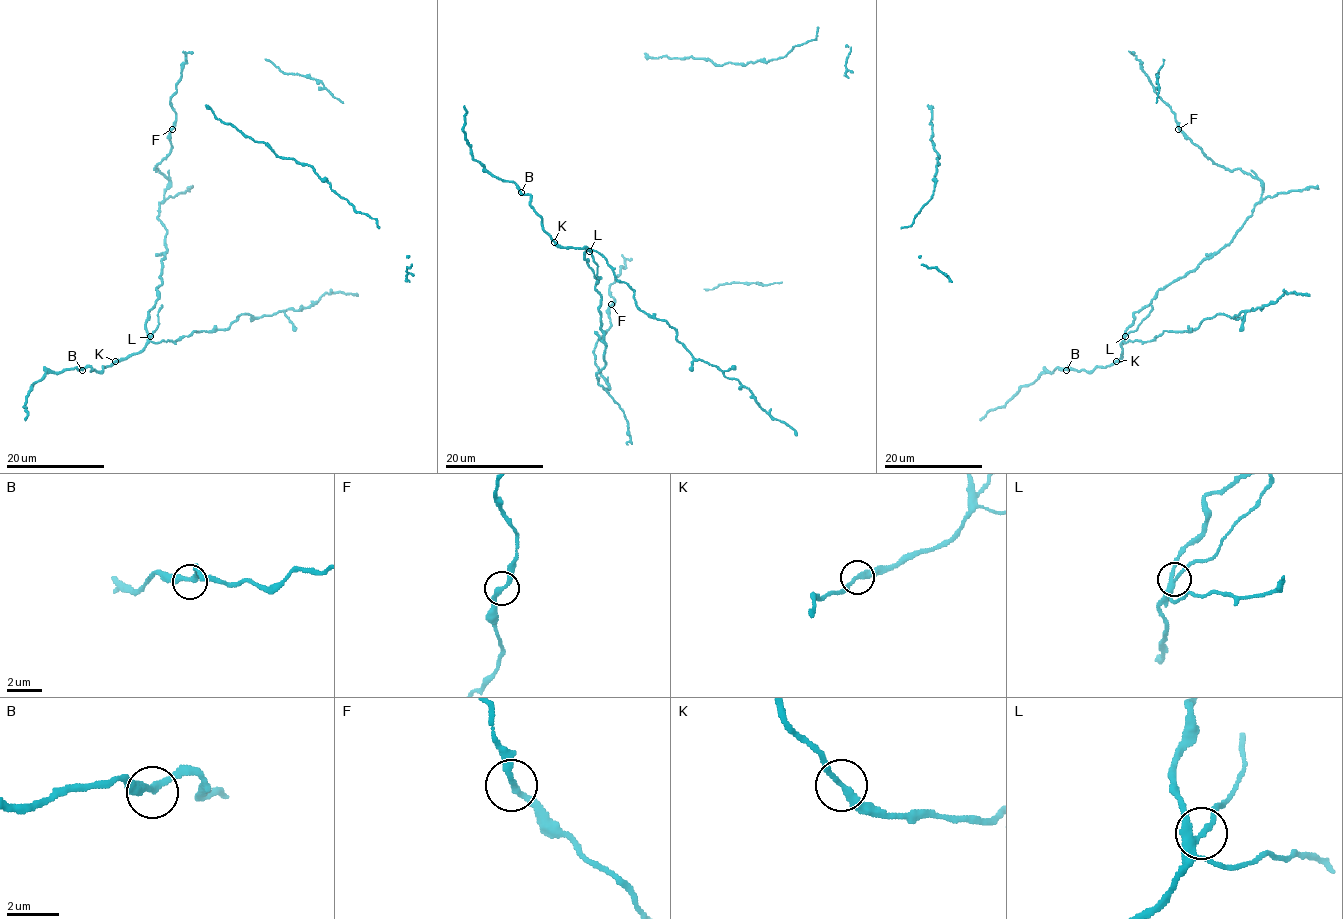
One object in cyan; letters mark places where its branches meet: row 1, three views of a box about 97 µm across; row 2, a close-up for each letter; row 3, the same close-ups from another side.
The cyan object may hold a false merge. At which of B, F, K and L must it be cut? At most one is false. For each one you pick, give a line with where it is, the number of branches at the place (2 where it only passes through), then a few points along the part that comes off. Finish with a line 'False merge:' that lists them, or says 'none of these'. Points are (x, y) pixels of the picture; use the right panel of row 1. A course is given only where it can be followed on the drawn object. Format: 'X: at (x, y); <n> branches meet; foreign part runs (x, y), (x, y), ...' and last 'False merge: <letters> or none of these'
L: at (1125, 336); 4 branches meet; foreign part runs (1124, 337), (1149, 313), (1153, 307), (1150, 305)
False merge: L

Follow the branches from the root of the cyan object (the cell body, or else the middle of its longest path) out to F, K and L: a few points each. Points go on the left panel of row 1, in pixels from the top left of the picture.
F: (162, 161), (172, 148), (172, 129)
K: (162, 161), (154, 168), (169, 184), (159, 203), (167, 251), (158, 299), (146, 319), (147, 344), (115, 361)
L: (162, 161), (154, 168), (169, 180), (158, 216), (167, 231), (167, 251), (158, 299), (146, 319), (151, 337)

